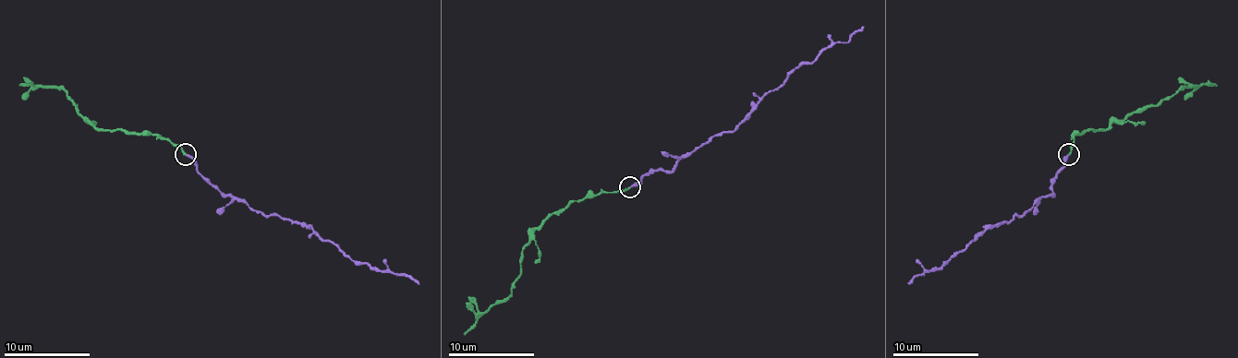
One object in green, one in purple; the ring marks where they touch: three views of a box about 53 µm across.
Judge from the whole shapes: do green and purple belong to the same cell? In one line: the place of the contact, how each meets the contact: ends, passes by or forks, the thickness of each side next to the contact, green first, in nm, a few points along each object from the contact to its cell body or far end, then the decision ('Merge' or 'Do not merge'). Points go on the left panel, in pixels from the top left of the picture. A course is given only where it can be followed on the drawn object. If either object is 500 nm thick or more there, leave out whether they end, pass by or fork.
Place: (185, 154). At the ring green ends. At the ring purple ends. Thickness 170 nm (green) against 220 nm. Course of green: (185, 155), (178, 146), (154, 136), (94, 129), (60, 89), (19, 86). Course of purple: (185, 155), (225, 196), (255, 210), (303, 223), (352, 259), (407, 275), (418, 283). Merge

